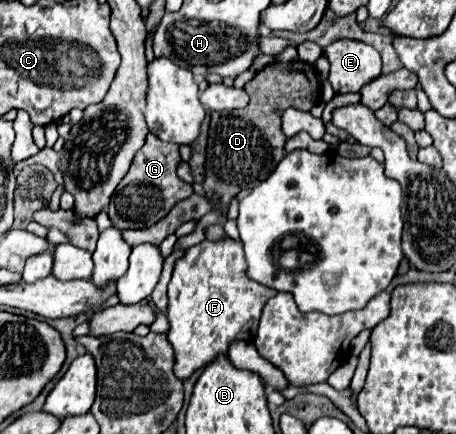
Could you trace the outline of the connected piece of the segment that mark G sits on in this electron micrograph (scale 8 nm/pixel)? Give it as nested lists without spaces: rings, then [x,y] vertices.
[[[148,134],[146,144],[136,152],[128,174],[118,184],[116,194],[112,194],[112,202],[108,204],[108,216],[112,224],[120,230],[152,226],[154,222],[164,218],[176,202],[188,198],[188,194],[192,194],[194,190],[190,184],[182,182],[176,176],[178,162],[180,154],[174,142],[160,142],[160,138]]]

